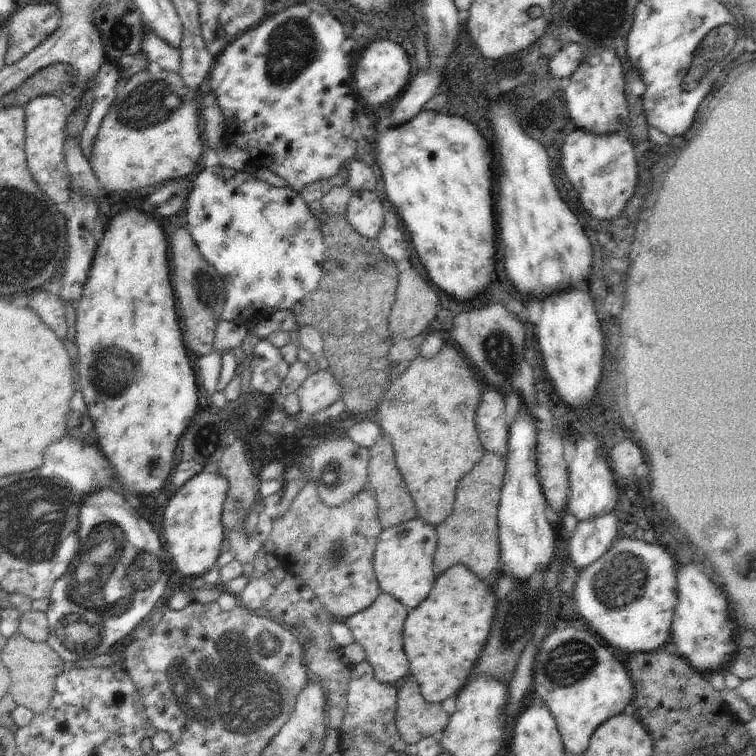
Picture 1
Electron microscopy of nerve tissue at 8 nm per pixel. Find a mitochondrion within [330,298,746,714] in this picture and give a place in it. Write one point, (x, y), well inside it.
(625, 581)

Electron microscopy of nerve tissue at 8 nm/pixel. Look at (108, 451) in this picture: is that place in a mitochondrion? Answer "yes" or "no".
no

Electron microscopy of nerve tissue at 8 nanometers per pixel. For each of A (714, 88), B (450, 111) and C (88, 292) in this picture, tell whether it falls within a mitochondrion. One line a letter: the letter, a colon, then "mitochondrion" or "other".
A: other
B: other
C: other

